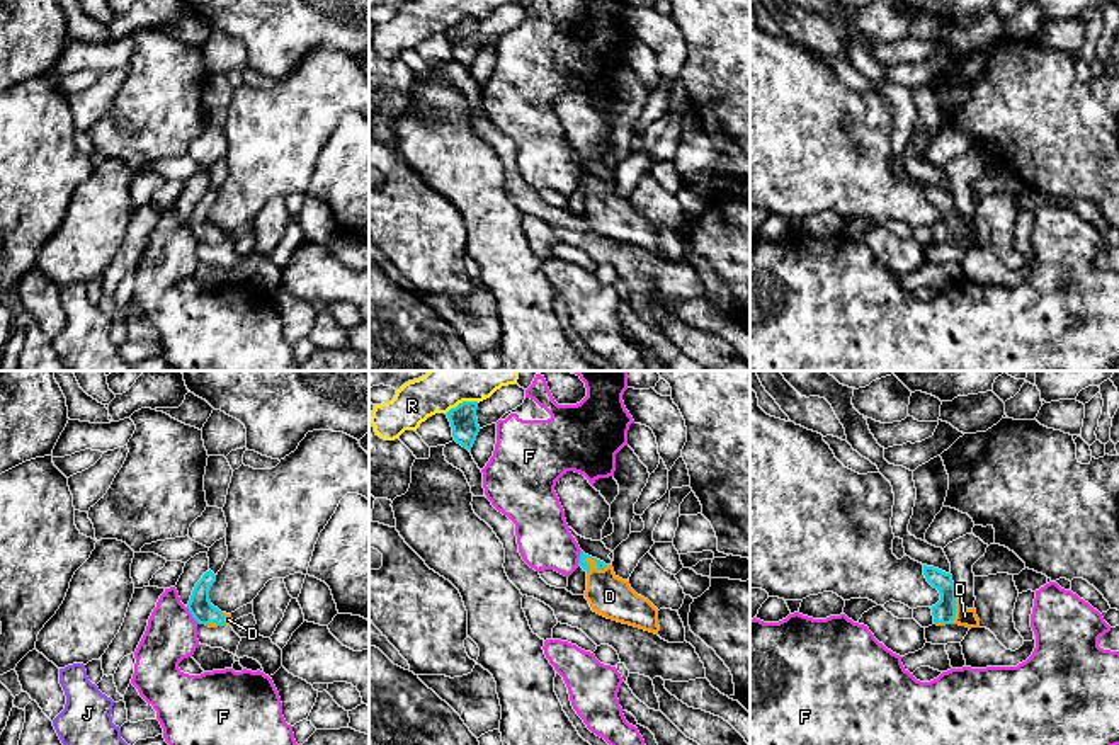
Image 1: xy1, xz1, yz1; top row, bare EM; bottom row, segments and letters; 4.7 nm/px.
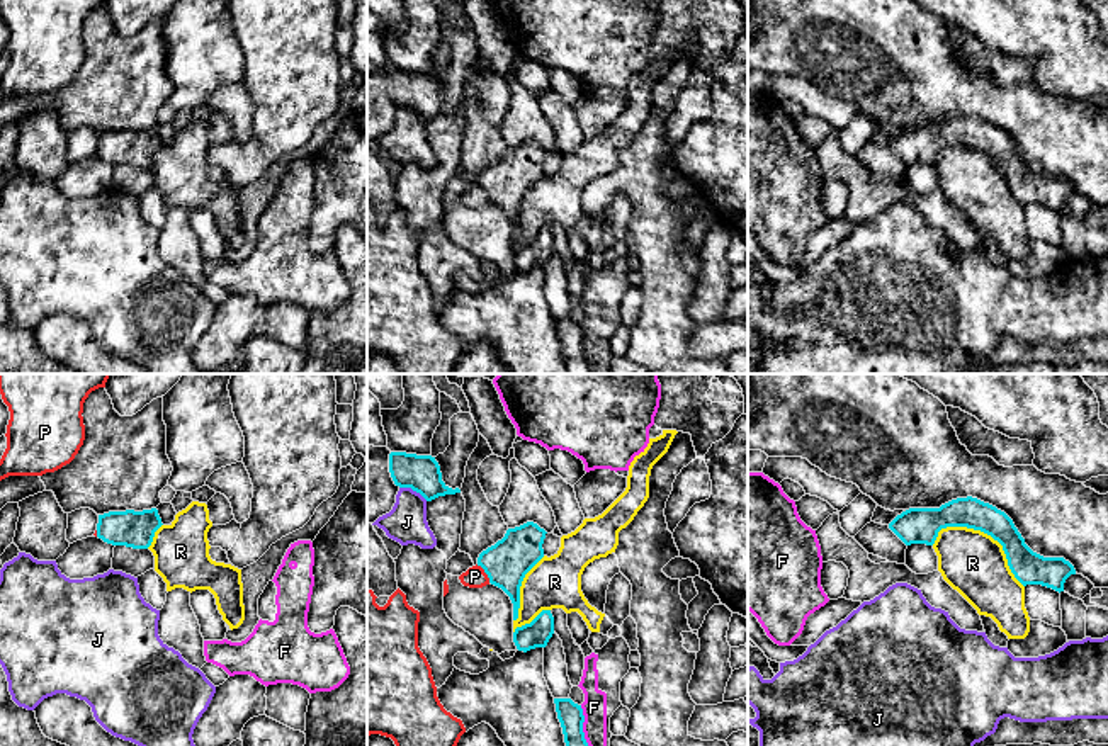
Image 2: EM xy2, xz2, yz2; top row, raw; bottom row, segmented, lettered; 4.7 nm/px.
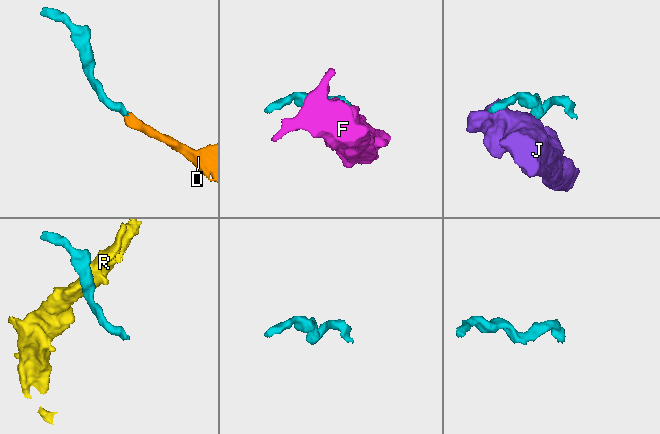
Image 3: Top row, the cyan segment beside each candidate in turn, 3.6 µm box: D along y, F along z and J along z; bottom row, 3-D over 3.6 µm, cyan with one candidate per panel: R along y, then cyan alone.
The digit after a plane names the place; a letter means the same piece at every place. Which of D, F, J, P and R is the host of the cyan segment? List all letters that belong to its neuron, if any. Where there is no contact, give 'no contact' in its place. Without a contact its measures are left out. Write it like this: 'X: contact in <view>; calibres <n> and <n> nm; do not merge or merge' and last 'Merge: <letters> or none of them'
D: contact in xz1; calibres 50 and 200 nm; merge
F: contact in xy1; calibres 110 and 240 nm; do not merge
J: contact in xz2; calibres 180 and 190 nm; do not merge
P: contact in xz2; calibres 200 and 100 nm; do not merge
R: contact in yz2; calibres 160 and 300 nm; do not merge
Merge: D

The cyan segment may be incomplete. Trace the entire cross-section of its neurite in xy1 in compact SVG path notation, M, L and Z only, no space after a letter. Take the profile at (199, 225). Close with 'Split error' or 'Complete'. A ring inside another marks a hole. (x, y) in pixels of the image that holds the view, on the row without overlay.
M209 189L196 202L190 219L187 223L189 231L197 240L197 243L206 243L209 247L231 245L231 233L221 231L209 219L209 209L216 201L216 194Z. Split error

